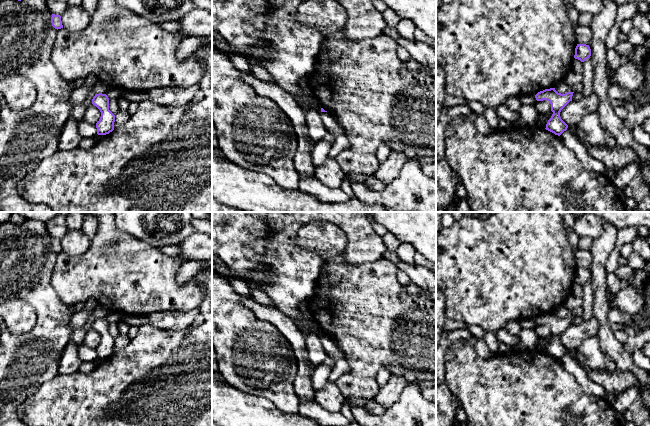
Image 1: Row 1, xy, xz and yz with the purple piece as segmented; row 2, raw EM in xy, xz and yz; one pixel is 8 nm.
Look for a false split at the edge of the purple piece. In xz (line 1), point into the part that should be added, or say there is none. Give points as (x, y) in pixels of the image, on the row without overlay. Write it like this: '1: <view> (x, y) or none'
1: none

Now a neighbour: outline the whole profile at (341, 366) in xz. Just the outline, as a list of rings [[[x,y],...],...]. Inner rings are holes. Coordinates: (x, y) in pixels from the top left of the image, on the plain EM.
[[[344,358],[335,361],[333,369],[329,375],[328,382],[336,382],[343,374],[352,371],[351,364]]]

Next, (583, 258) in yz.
[[[578,248],[573,250],[575,263],[578,268],[586,268],[588,269],[592,262],[592,255],[589,250],[585,250],[582,248]]]

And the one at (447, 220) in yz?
[[[443,212],[441,217],[442,228],[448,228],[453,225],[455,218],[449,212]]]

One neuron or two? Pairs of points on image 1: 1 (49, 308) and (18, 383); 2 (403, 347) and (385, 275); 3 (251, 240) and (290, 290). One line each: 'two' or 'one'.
1: one
2: one
3: one

